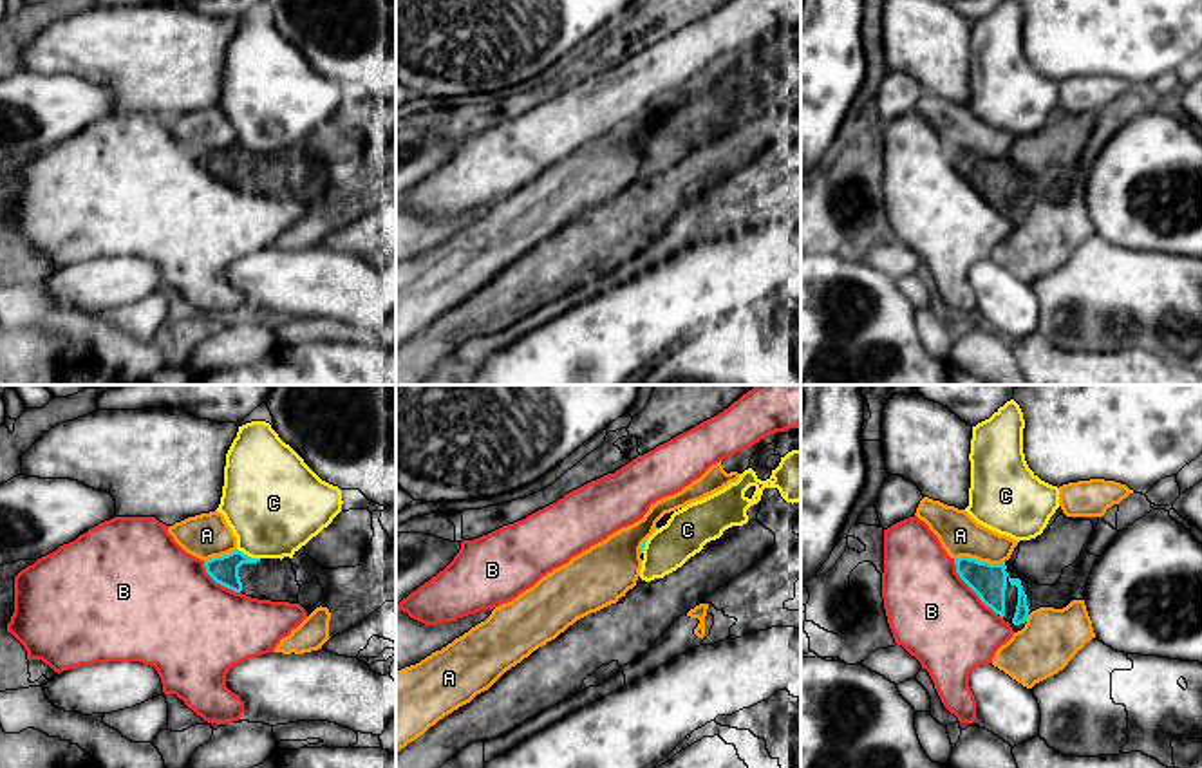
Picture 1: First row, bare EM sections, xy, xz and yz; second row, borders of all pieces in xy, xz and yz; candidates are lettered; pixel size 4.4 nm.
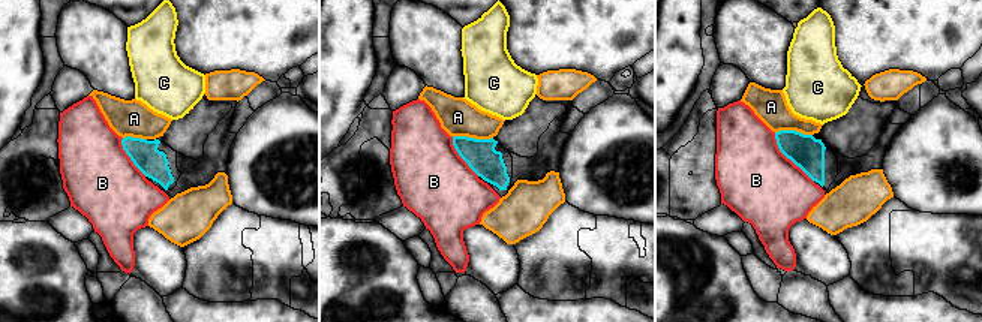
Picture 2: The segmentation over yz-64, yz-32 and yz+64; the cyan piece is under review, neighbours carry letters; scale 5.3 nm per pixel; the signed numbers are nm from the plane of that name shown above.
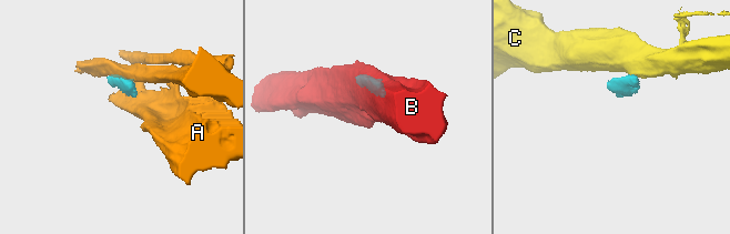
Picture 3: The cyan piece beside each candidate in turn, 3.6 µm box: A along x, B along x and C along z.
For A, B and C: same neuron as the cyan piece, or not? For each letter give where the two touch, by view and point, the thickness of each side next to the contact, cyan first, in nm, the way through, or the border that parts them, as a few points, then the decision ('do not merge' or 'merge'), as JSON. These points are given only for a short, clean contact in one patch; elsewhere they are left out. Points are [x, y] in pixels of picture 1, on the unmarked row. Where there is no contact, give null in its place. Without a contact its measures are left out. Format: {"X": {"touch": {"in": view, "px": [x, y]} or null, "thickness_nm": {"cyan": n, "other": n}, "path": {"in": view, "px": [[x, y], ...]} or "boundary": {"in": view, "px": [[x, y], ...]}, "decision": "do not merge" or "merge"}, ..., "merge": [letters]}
{"A": {"touch": {"in": "yz", "px": [978, 156]}, "thickness_nm": {"cyan": 160, "other": 190}, "boundary": {"in": "yz", "px": [[955, 152], [1004, 158]]}, "decision": "do not merge"}, "B": {"touch": {"in": "yz", "px": [969, 181]}, "thickness_nm": {"cyan": 160, "other": 400}, "boundary": {"in": "yz", "px": [[953, 154], [958, 172], [996, 210]]}, "decision": "do not merge"}, "C": {"touch": {"in": "xy", "px": [246, 150]}, "thickness_nm": {"cyan": 130, "other": 420}, "boundary": {"in": "xy", "px": [[237, 143], [259, 154]]}, "decision": "do not merge"}, "merge": []}

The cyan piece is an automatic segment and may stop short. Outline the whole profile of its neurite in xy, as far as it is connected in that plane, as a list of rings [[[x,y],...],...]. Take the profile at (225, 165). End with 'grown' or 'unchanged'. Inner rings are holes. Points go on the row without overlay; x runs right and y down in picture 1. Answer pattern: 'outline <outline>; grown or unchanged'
outline [[[235,145],[206,155],[204,163],[217,179],[251,193],[286,197],[300,188],[291,155],[251,154]]]; grown

